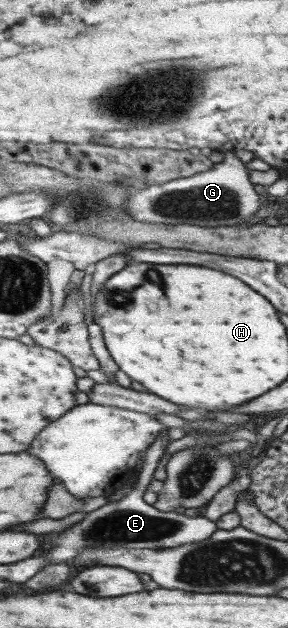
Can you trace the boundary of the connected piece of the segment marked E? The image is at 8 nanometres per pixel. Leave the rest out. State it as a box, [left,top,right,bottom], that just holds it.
[47,429,216,563]

